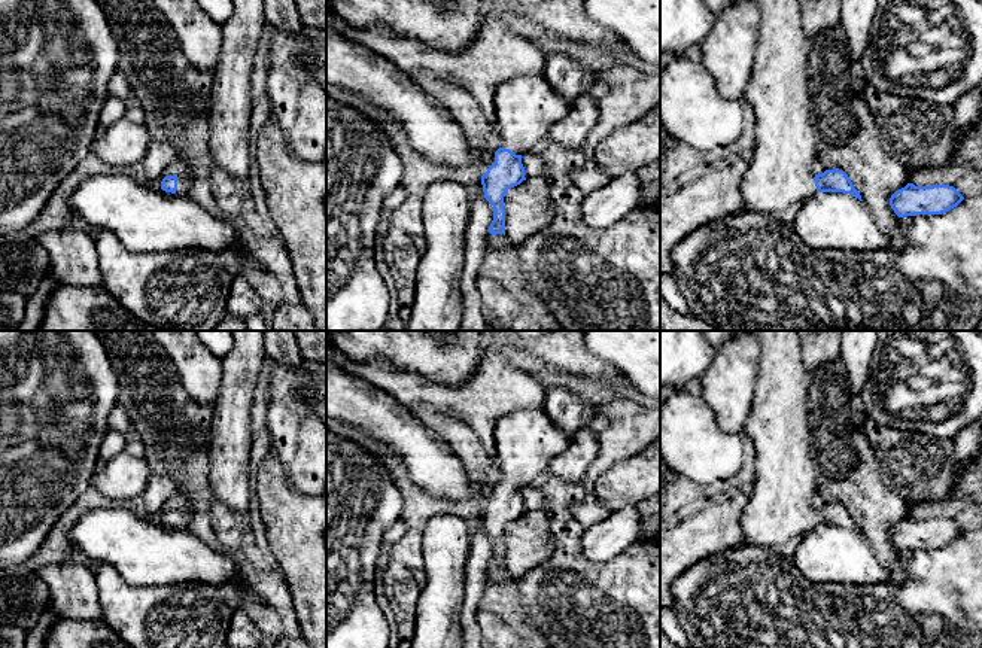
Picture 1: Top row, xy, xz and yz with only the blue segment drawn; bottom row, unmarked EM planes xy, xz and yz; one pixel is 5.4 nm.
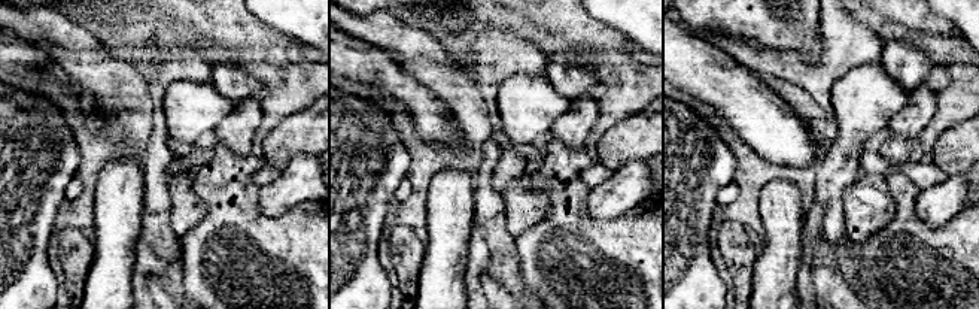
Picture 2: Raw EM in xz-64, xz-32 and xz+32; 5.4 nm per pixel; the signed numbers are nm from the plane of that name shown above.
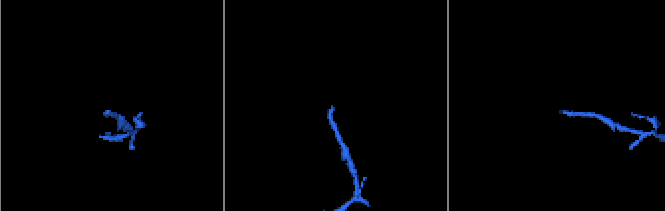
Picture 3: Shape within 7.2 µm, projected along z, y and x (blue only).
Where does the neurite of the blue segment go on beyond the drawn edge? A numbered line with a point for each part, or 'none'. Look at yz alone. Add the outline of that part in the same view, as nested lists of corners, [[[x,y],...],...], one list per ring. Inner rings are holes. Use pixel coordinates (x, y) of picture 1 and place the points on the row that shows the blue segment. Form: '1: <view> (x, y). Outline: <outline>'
1: yz (780, 173). Outline: [[[754,0],[760,13],[757,57],[744,100],[755,115],[754,155],[742,179],[742,210],[775,215],[818,194],[812,162],[817,159],[806,86],[808,40],[799,0]]]

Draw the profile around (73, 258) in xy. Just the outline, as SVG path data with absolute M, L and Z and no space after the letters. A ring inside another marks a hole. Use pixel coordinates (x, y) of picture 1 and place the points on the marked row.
M73 228L37 235L49 255L51 274L70 285L101 285L95 237Z

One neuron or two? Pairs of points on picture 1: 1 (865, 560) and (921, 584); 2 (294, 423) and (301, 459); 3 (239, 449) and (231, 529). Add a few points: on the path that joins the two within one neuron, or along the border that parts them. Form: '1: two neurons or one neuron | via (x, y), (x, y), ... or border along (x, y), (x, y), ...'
1: two neurons | border along (890, 578), (881, 583), (854, 584)
2: one neuron | via (297, 432), (301, 440), (301, 450)
3: two neurons | border along (215, 498), (233, 511), (246, 511)

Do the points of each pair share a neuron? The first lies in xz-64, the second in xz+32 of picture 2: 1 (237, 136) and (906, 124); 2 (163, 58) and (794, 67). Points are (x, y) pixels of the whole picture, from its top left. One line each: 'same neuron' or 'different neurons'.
1: same neuron
2: same neuron

